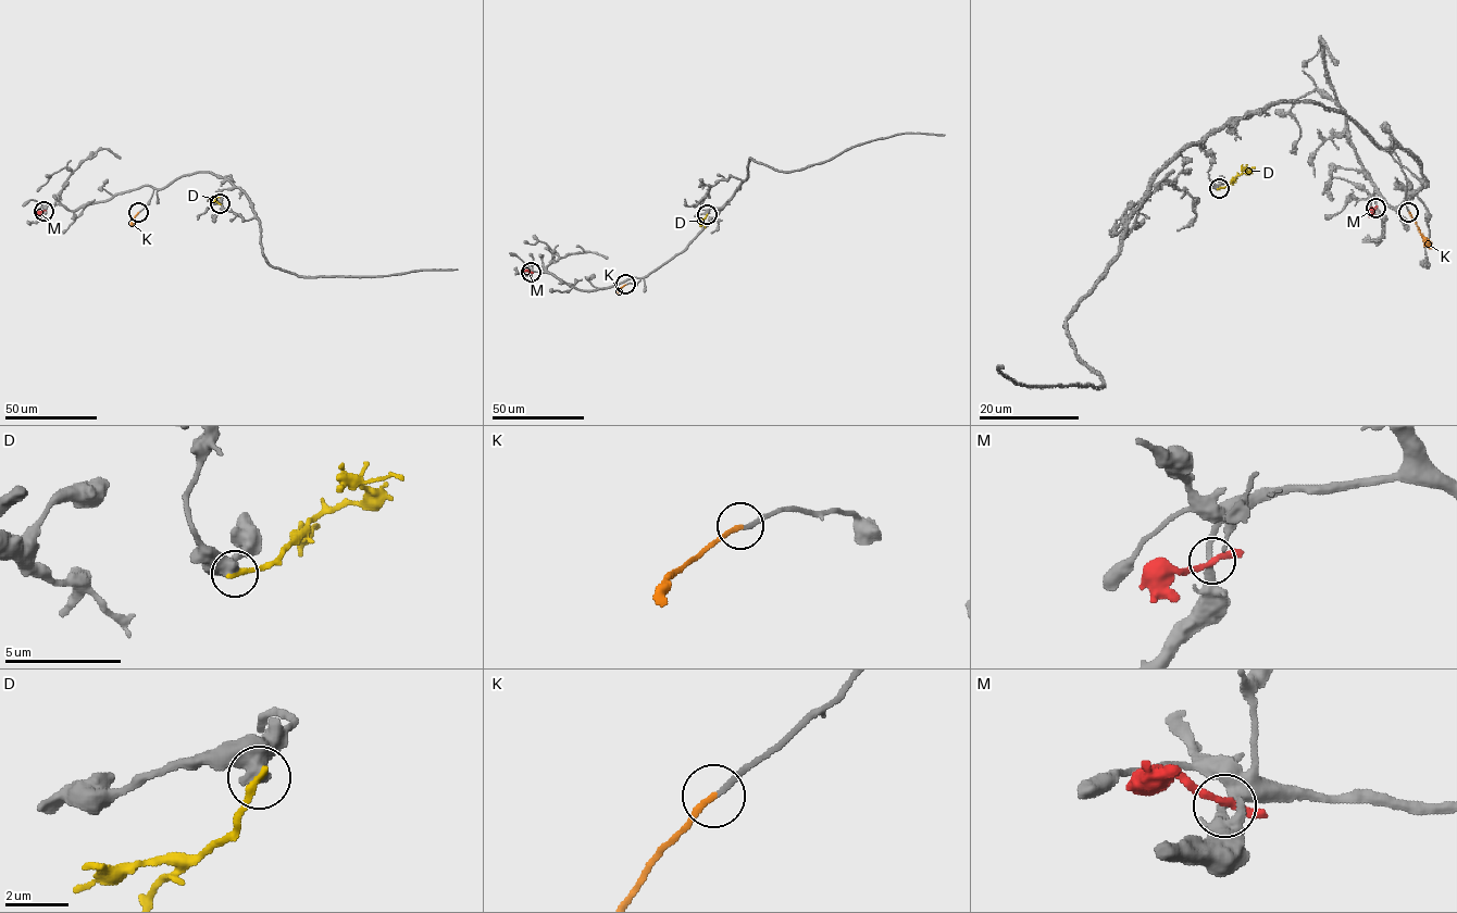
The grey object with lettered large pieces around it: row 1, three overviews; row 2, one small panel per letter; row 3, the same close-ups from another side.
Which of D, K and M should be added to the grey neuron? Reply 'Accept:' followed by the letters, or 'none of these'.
Accept: K

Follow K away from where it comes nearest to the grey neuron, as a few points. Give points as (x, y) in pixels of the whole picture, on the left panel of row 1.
K: (138, 212), (132, 226)

